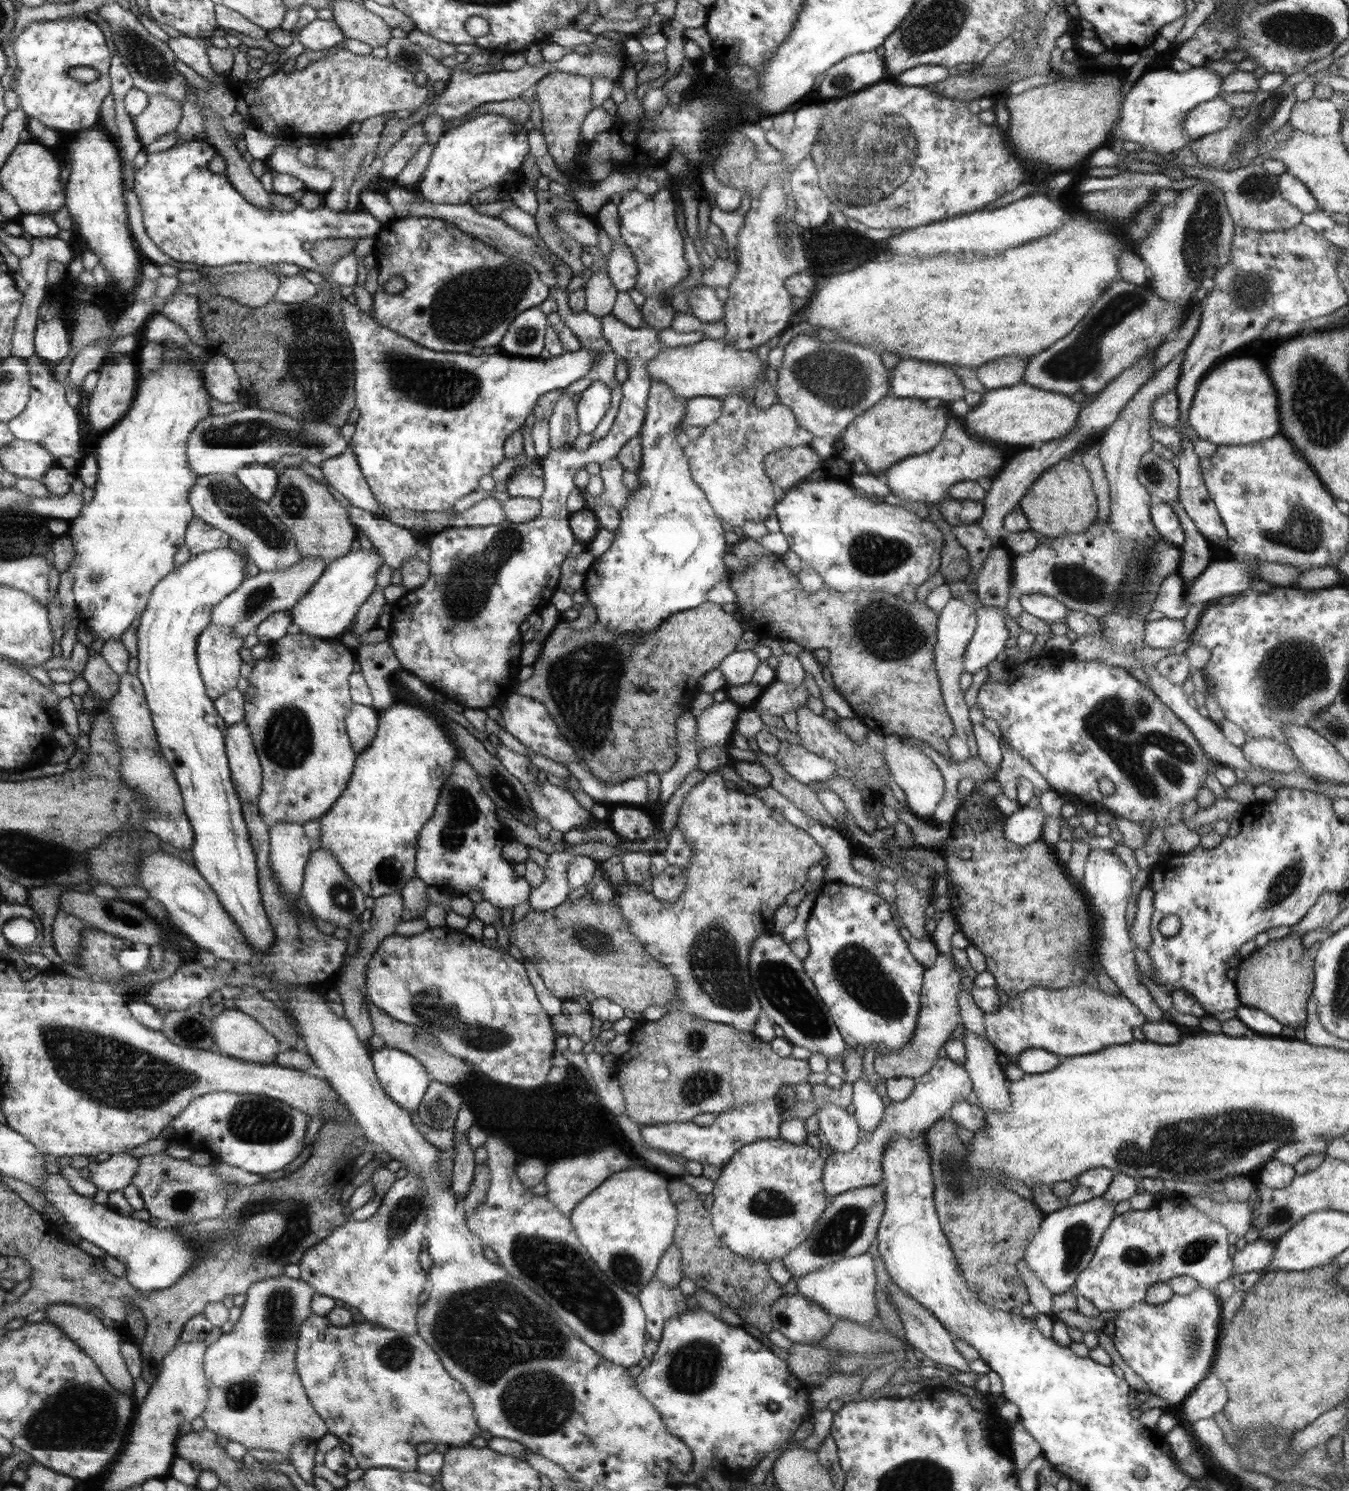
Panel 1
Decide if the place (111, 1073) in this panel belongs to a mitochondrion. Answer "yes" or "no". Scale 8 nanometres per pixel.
yes

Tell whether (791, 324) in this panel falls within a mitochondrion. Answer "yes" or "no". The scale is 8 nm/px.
no

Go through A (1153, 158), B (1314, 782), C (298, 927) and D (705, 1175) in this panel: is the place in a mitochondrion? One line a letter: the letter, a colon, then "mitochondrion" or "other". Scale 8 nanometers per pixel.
A: other
B: other
C: mitochondrion
D: other

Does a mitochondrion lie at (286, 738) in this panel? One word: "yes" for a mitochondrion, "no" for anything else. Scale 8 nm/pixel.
yes

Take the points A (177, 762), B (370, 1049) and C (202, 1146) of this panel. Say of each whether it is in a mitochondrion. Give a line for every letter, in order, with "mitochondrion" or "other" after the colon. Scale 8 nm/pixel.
A: other
B: other
C: other

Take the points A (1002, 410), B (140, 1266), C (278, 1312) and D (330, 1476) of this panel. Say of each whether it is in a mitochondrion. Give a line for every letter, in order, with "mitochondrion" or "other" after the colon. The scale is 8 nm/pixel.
A: other
B: other
C: mitochondrion
D: other

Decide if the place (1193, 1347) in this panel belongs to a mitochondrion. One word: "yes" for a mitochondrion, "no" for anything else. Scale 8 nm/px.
yes

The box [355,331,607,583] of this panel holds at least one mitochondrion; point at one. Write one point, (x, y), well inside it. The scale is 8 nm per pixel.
(444, 386)

